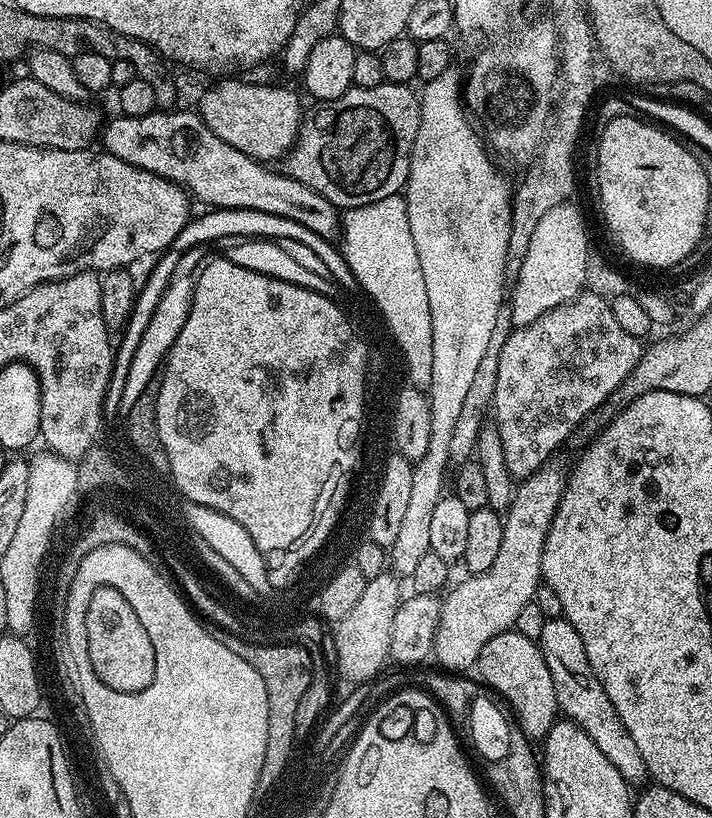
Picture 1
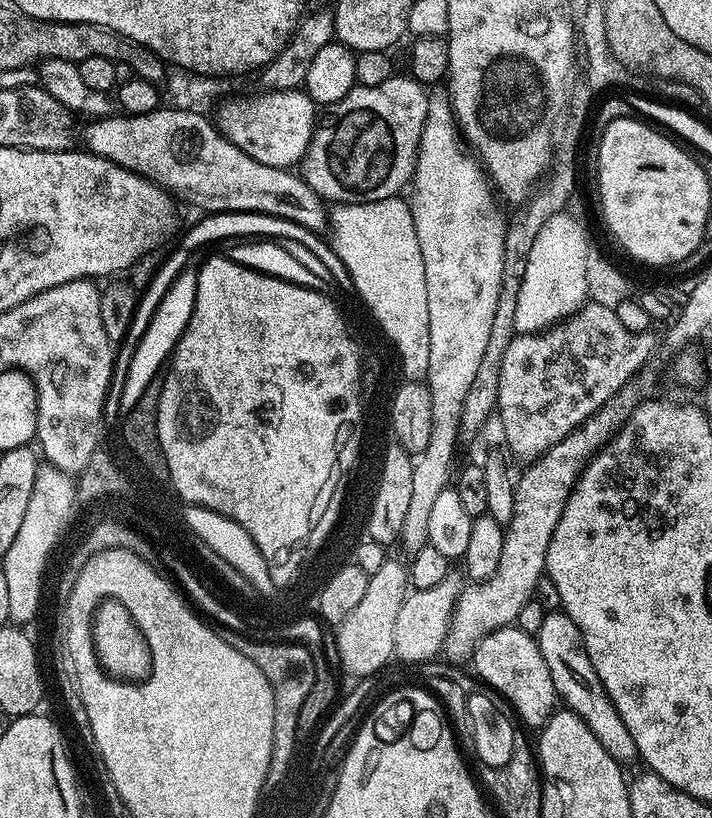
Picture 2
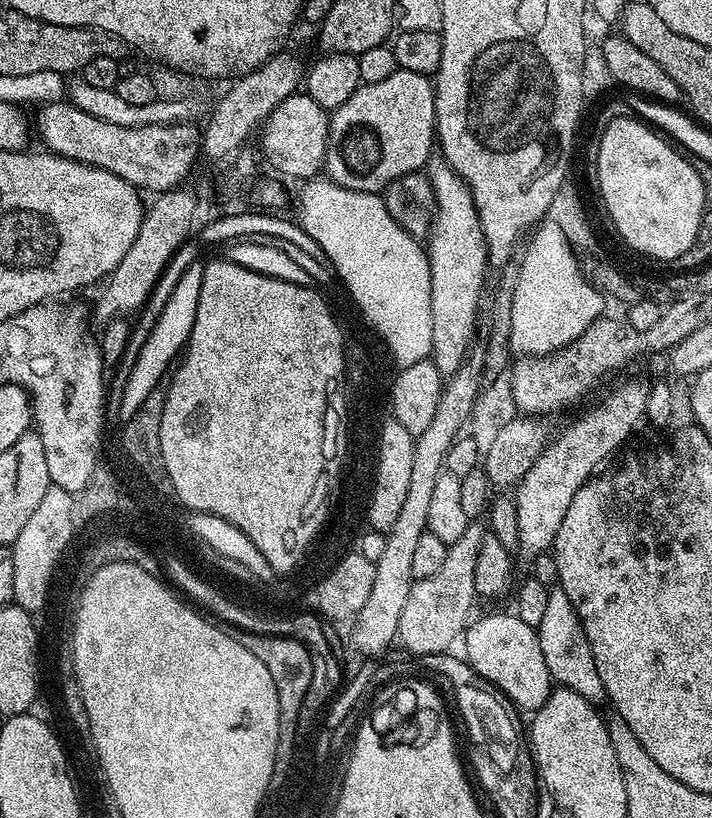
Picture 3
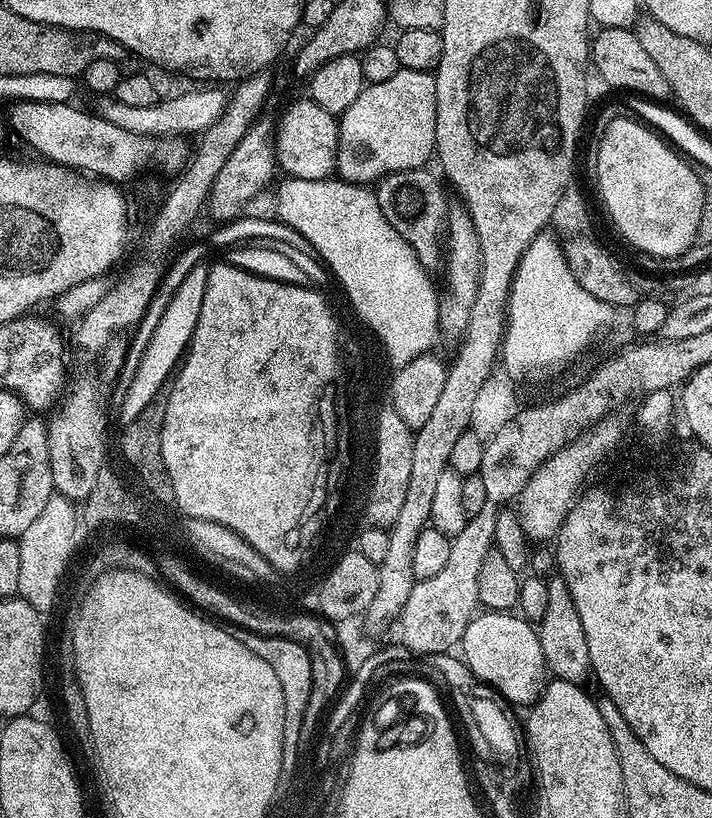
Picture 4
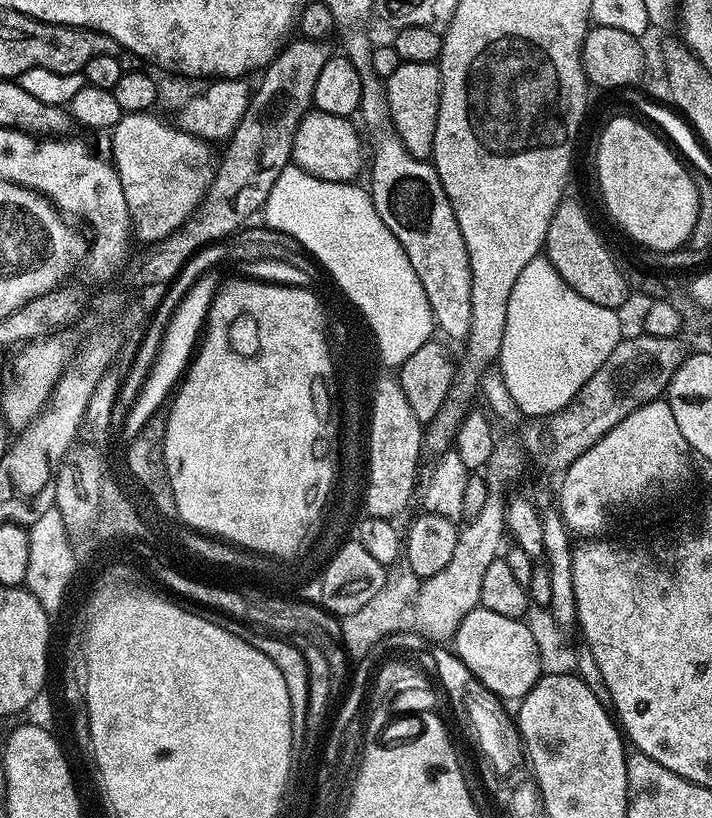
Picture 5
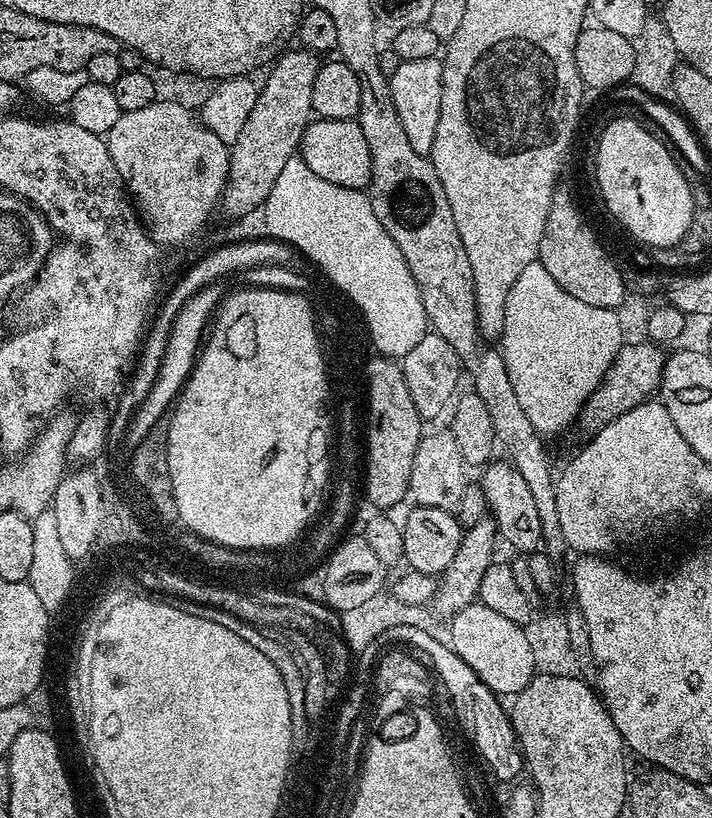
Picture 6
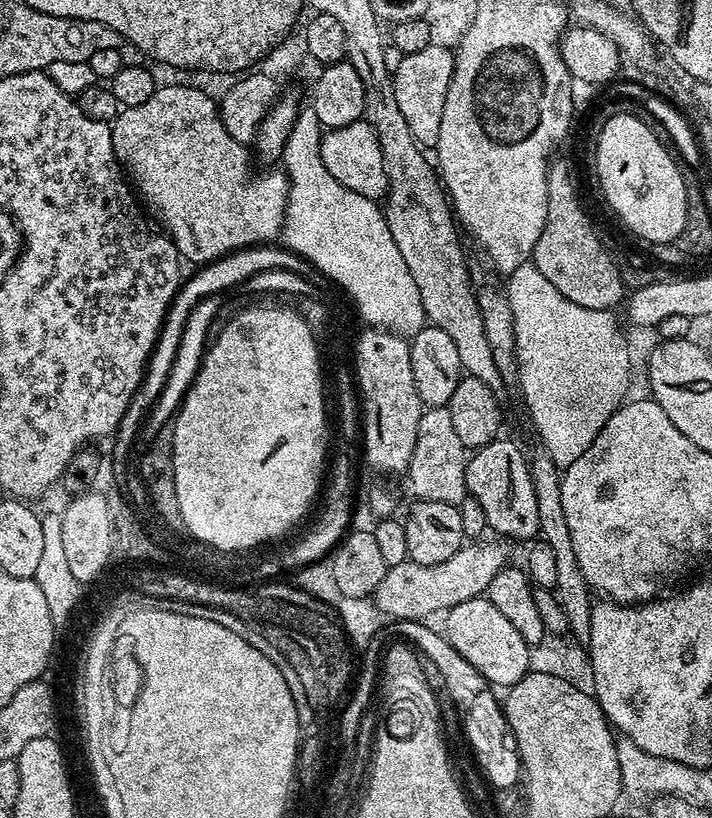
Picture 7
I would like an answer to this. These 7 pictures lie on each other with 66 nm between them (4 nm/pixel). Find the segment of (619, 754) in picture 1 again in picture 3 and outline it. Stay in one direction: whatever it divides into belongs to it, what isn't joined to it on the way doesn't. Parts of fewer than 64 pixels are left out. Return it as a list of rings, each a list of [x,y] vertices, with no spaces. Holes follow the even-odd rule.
[[[559,586],[553,587],[546,598],[546,611],[538,629],[542,658],[546,658],[546,670],[553,681],[561,688],[574,690],[582,698],[593,702],[605,699],[602,678],[598,678],[598,670],[594,666],[594,654],[590,650],[590,642],[586,638],[586,630],[566,594]]]

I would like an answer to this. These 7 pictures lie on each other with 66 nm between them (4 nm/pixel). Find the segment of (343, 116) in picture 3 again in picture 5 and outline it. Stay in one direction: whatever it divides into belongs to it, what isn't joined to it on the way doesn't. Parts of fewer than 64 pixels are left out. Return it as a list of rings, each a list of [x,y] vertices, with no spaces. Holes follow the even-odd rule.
[[[401,63],[386,82],[389,117],[406,150],[414,158],[428,160],[434,146],[434,126],[440,105],[440,70],[436,64]]]

